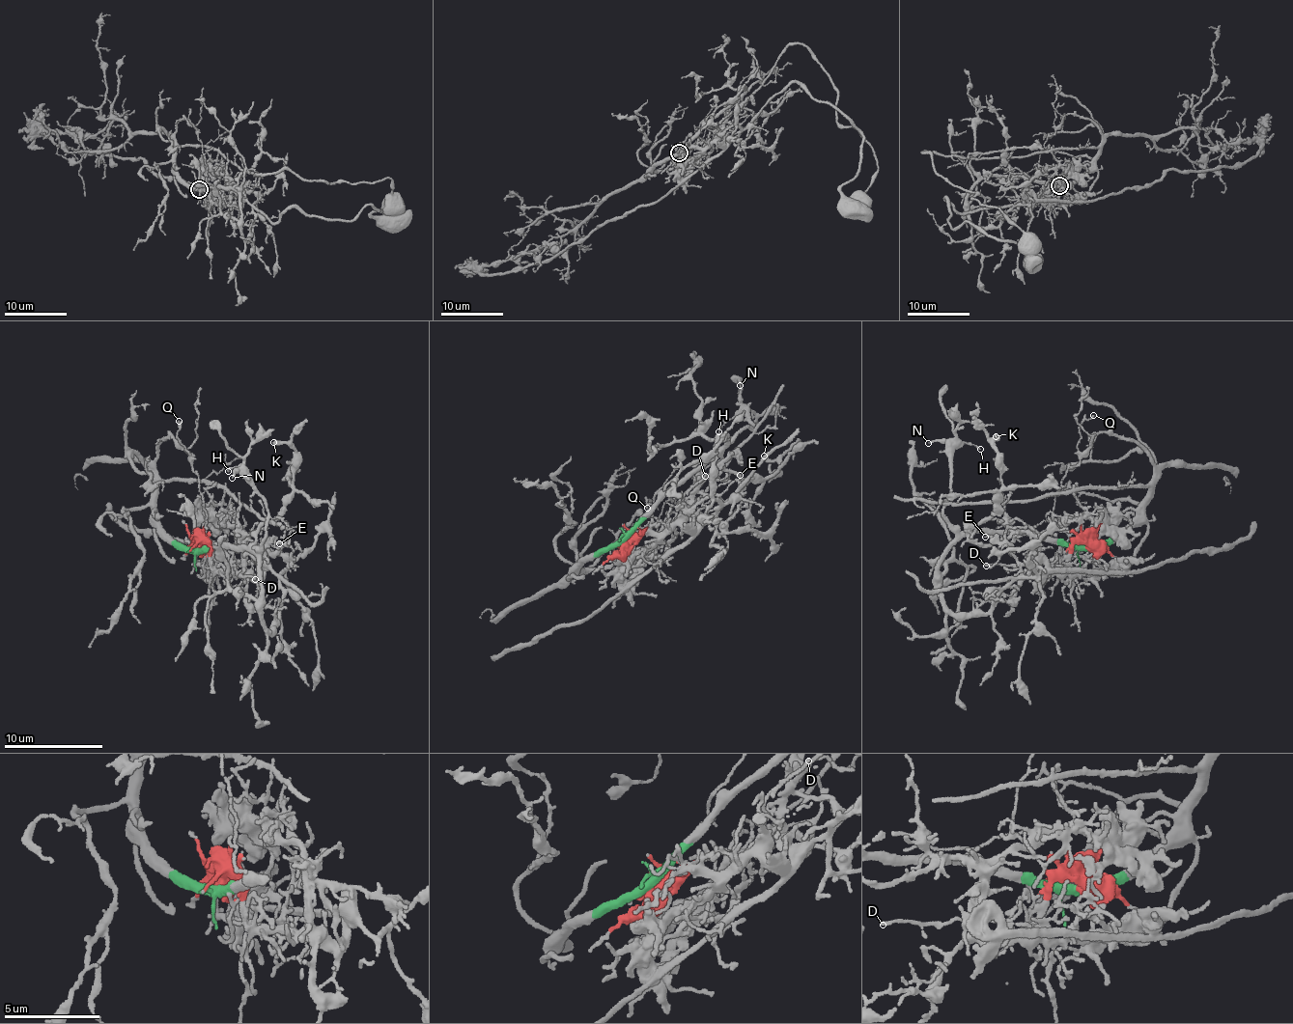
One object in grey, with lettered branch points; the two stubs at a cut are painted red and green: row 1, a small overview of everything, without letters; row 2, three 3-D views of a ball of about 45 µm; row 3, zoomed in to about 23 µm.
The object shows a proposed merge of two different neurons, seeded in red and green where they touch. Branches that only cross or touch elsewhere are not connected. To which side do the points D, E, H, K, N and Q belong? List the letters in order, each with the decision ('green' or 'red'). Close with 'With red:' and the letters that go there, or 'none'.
D: red
E: red
H: green
K: green
N: green
Q: green
With red: D, E

